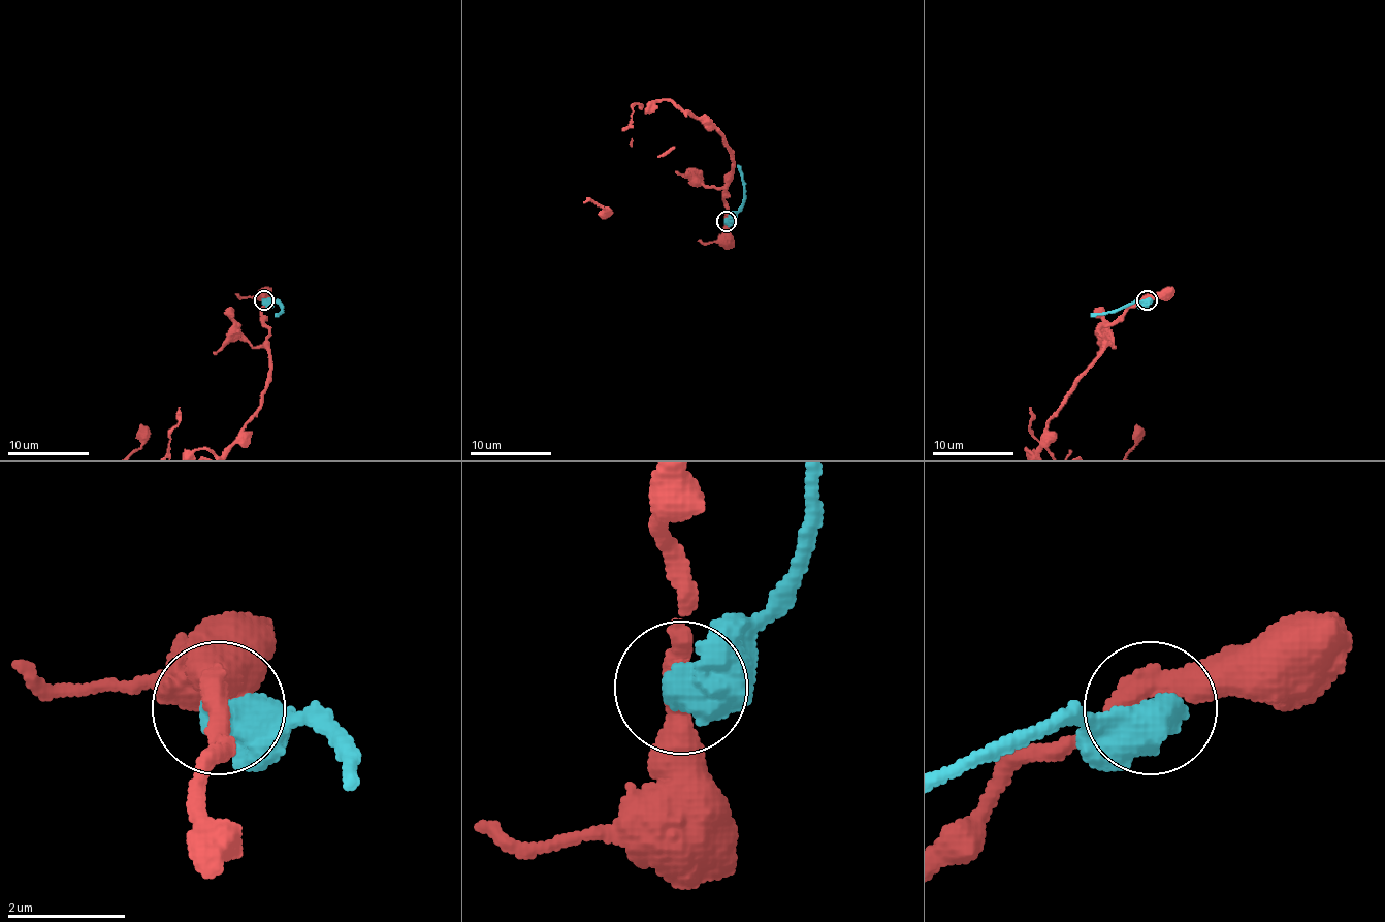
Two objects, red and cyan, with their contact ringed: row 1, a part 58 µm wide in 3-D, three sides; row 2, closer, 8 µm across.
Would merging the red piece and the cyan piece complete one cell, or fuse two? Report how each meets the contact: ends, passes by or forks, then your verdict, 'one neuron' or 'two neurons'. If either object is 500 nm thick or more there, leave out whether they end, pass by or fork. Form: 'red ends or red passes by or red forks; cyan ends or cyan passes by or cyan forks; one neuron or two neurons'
two neurons

